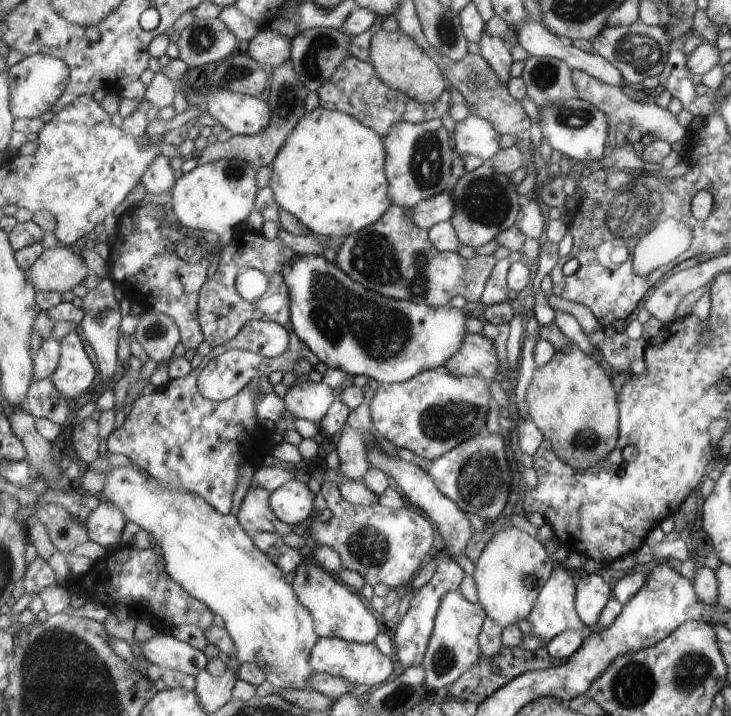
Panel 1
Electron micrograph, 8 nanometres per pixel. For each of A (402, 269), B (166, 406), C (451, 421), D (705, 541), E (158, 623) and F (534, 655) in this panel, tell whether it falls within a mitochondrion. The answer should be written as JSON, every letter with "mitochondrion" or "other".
{"A":"mitochondrion","B":"other","C":"mitochondrion","D":"other","E":"other","F":"other"}

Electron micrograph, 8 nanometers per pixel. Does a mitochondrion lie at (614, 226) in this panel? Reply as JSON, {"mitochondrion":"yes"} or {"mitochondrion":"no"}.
{"mitochondrion":"yes"}

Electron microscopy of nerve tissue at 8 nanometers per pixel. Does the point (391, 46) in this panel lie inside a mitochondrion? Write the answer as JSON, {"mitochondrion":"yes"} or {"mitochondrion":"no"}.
{"mitochondrion":"no"}

